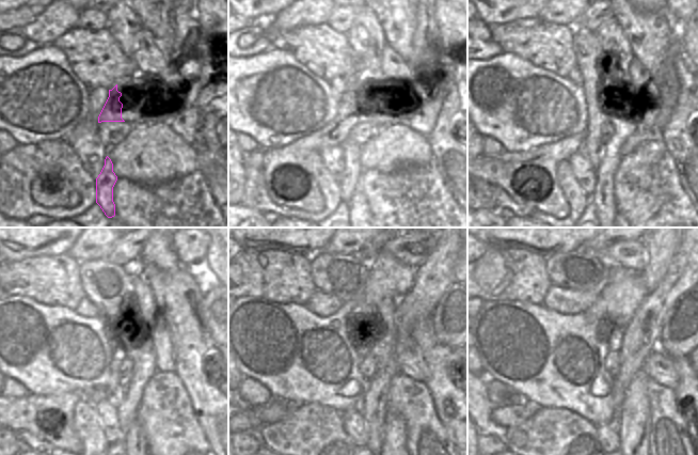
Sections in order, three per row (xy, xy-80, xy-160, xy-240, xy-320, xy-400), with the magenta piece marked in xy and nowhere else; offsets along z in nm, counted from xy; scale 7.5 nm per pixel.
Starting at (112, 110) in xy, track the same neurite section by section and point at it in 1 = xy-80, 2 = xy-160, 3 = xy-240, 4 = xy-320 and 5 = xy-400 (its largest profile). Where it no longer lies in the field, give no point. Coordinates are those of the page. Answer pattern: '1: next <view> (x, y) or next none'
1: next xy-80 (348, 114)
2: next xy-160 (589, 56)
3: next xy-240 (109, 286)
4: next xy-320 (345, 276)
5: next xy-400 (581, 269)

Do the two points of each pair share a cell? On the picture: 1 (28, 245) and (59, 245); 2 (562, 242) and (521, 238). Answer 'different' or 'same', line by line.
1: same
2: same

